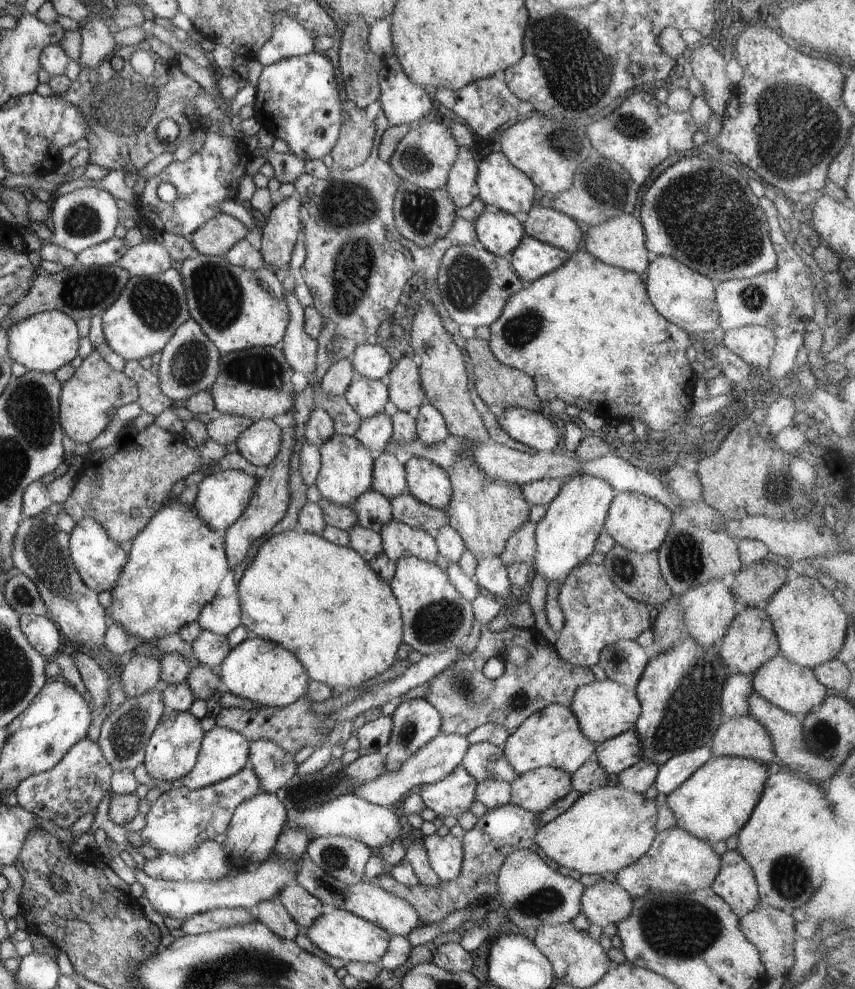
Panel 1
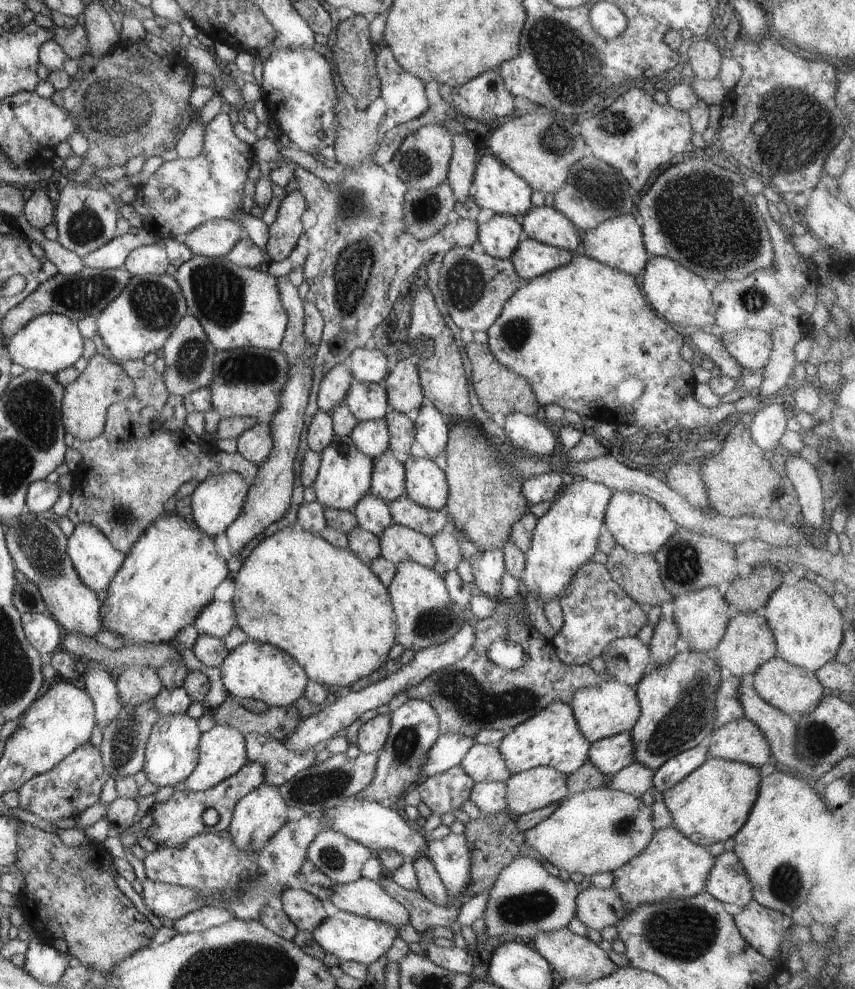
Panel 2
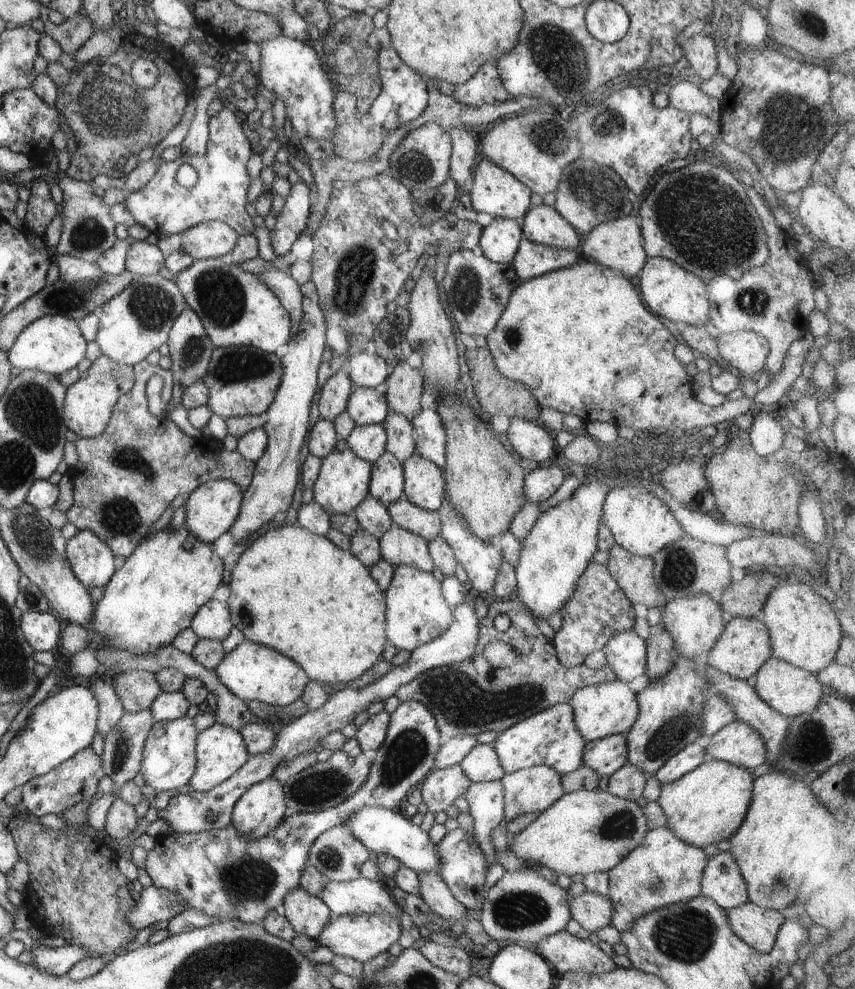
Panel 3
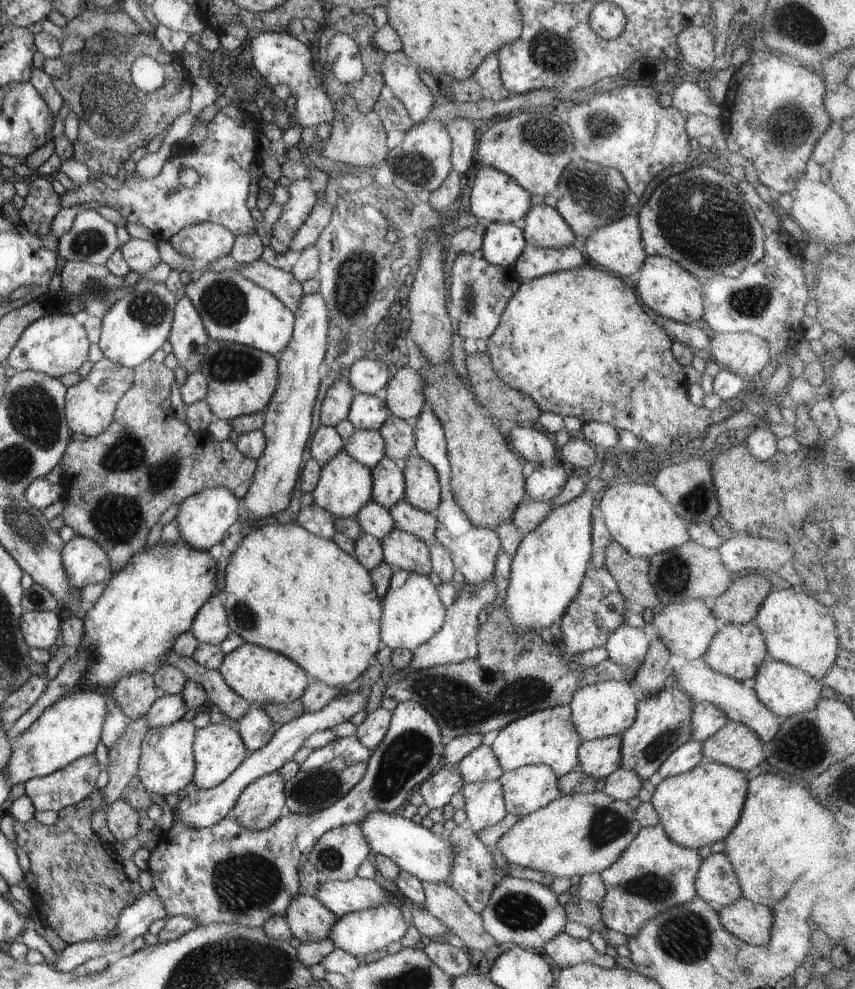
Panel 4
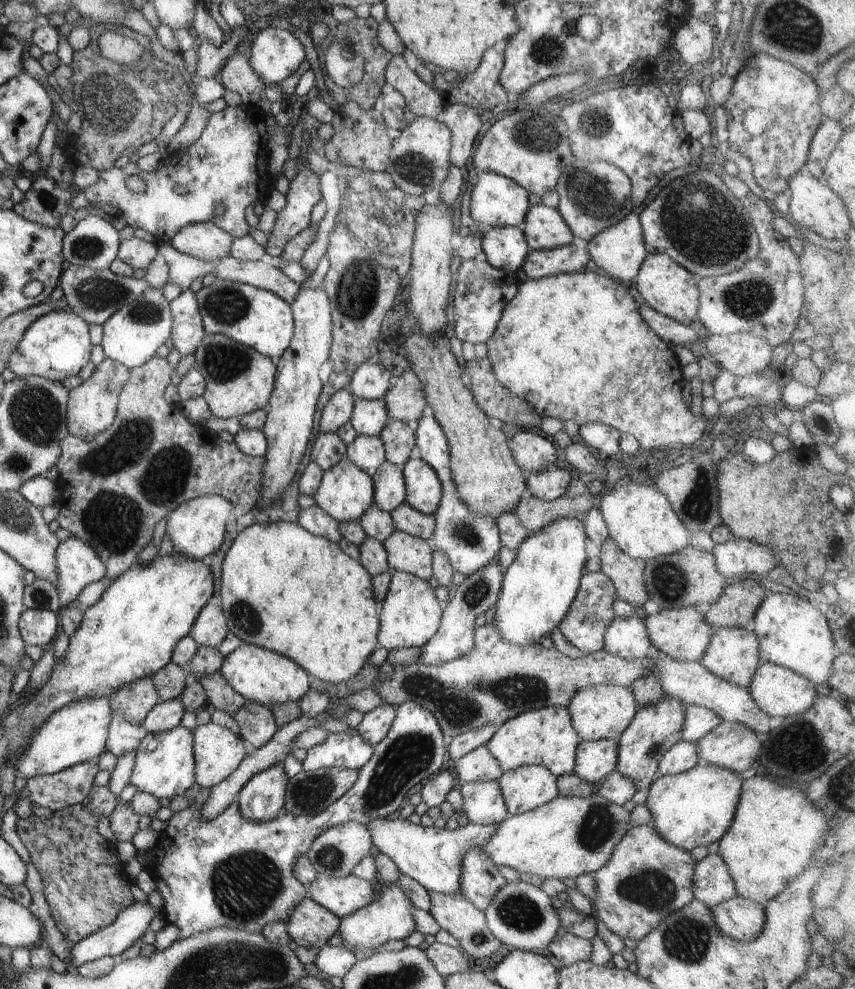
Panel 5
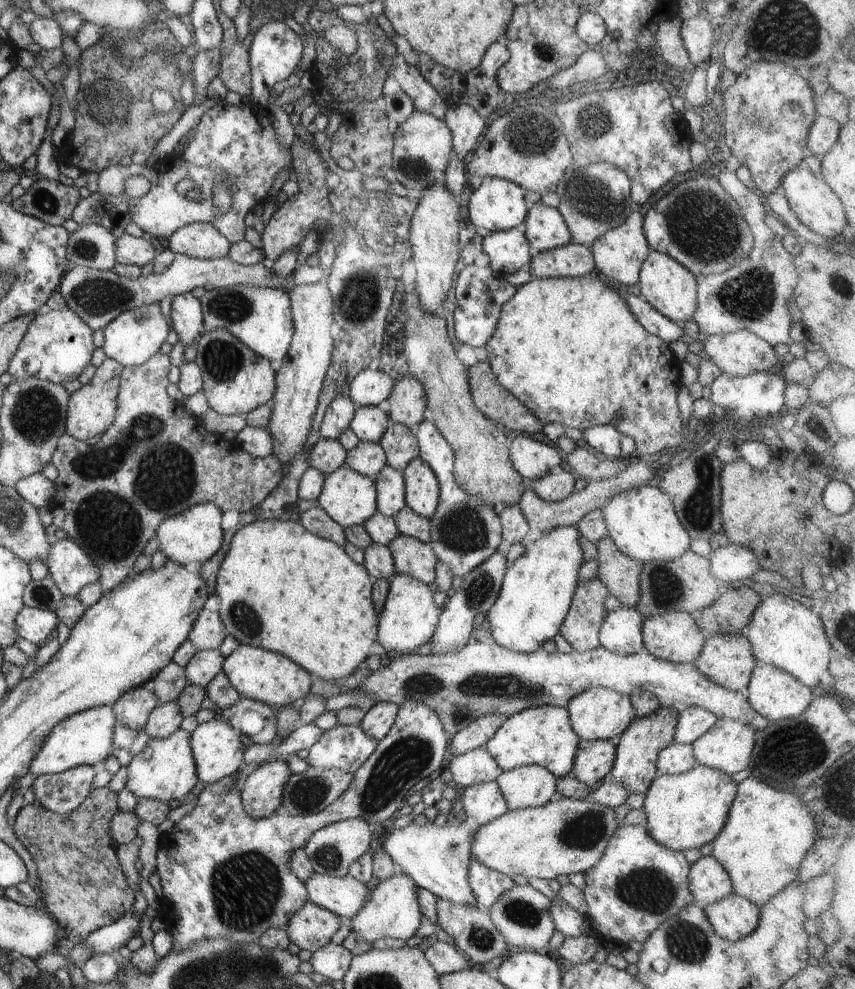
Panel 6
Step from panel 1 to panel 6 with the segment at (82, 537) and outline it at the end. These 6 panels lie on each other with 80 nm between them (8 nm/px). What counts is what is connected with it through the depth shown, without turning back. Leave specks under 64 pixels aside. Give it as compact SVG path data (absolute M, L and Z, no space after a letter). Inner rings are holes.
M70 538L53 539L46 564L63 598L76 597L84 586L98 581L101 573L92 557Z

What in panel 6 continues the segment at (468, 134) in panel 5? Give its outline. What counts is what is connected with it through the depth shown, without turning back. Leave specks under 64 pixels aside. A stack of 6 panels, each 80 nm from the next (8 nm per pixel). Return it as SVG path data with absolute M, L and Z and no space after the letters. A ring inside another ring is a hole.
M458 103L449 105L443 121L452 133L453 153L460 159L473 152L480 134L486 128L486 118L480 116L469 104Z

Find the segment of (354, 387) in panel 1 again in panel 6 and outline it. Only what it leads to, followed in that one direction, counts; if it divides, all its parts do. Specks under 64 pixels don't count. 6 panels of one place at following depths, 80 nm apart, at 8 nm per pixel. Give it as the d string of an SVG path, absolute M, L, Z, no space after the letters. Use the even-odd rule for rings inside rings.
M364 405L357 407L349 428L354 431L360 441L379 442L391 424L387 413L378 405Z

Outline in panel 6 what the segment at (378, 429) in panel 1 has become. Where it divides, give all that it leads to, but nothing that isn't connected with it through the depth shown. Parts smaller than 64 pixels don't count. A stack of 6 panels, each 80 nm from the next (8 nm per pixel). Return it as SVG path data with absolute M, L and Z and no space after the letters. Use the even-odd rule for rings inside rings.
M359 441L347 452L346 465L373 481L387 464L387 458L379 442Z

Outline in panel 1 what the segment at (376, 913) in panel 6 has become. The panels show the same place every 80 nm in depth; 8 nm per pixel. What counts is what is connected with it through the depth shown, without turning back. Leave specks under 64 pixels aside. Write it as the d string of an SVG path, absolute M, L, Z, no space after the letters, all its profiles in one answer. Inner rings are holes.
M344 908L335 909L330 914L320 914L308 928L304 929L304 933L322 952L346 963L348 961L378 963L388 950L391 939L391 935L377 924L372 924Z

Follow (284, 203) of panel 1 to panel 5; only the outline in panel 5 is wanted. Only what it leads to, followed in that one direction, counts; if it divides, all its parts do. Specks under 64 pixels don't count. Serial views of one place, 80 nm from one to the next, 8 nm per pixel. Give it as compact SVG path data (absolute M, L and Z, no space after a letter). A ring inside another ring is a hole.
M301 154L296 159L300 161L300 171L290 181L285 194L287 203L282 211L277 210L274 228L267 236L265 249L270 256L281 256L286 243L311 224L312 208L321 200L319 176L312 172Z

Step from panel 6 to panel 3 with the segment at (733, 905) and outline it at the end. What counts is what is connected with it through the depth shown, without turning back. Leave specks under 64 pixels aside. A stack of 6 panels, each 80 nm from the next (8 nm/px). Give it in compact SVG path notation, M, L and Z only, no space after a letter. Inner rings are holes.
M748 902L726 911L729 925L749 947L769 953L776 942L777 932L785 924L786 913L765 909Z

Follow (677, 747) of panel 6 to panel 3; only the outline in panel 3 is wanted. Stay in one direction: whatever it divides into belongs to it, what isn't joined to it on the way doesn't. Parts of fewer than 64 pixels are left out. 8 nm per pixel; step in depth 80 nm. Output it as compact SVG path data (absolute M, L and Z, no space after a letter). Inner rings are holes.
M702 736L690 743L678 754L669 758L664 763L664 766L661 766L654 773L654 778L658 780L660 785L668 784L700 766L707 759L705 748L710 740L710 736Z

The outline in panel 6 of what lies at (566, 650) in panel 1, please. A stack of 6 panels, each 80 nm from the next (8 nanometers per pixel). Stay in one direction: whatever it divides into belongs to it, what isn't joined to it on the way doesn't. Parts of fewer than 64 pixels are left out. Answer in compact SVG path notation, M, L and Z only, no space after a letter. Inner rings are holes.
M598 576L578 581L568 614L559 628L574 651L583 653L601 646L599 632L608 612L604 602L610 595Z

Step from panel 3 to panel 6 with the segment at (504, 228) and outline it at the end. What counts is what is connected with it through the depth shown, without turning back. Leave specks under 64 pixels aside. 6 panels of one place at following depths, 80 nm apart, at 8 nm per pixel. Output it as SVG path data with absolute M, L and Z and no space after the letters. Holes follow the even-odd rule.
M516 227L489 233L482 246L490 258L489 265L503 276L520 270L534 255L525 234Z

